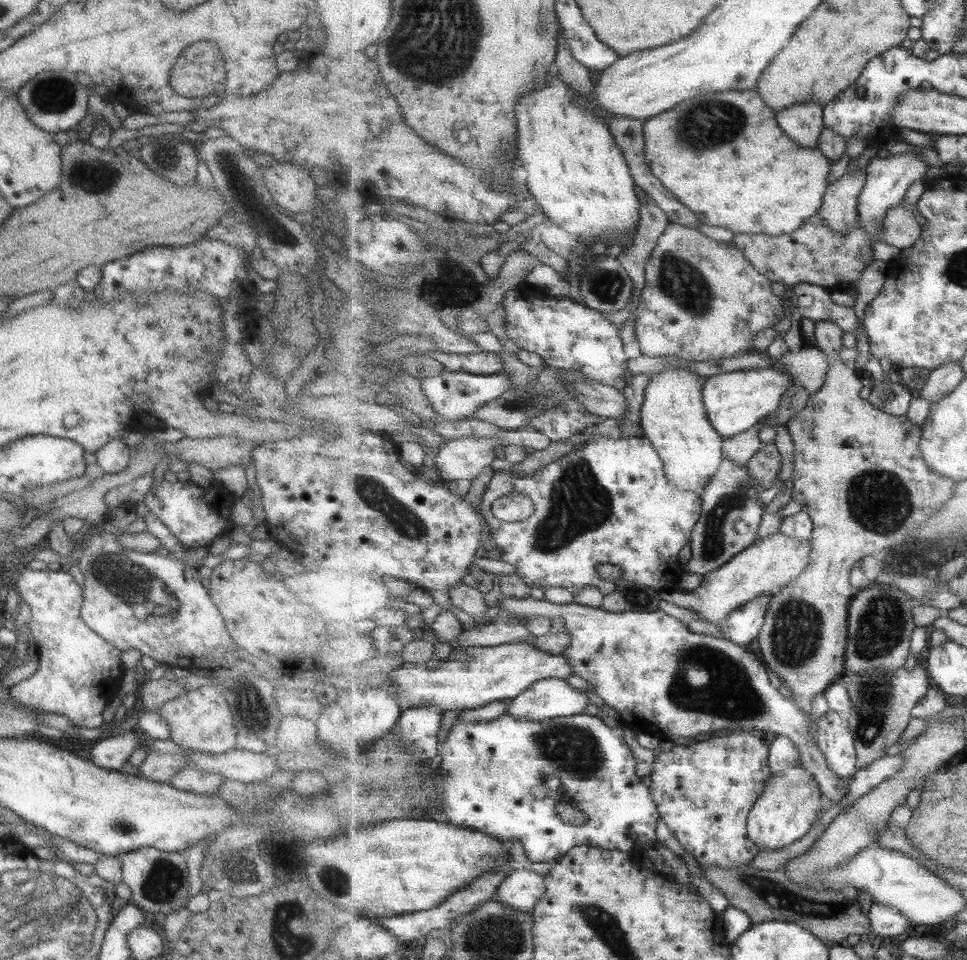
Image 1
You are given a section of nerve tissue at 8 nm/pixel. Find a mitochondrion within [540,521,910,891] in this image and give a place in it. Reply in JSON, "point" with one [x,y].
{"point":[729,693]}

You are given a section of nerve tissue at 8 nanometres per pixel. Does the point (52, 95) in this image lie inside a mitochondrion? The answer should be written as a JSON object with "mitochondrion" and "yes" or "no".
{"mitochondrion":"yes"}

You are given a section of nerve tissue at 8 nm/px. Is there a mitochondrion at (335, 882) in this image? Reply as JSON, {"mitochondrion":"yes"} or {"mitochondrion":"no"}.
{"mitochondrion":"yes"}

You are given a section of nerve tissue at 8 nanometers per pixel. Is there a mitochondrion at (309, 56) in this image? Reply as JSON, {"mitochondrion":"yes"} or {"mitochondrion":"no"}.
{"mitochondrion":"no"}

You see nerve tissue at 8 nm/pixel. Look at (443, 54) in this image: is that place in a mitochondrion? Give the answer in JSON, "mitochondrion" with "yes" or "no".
{"mitochondrion":"yes"}

